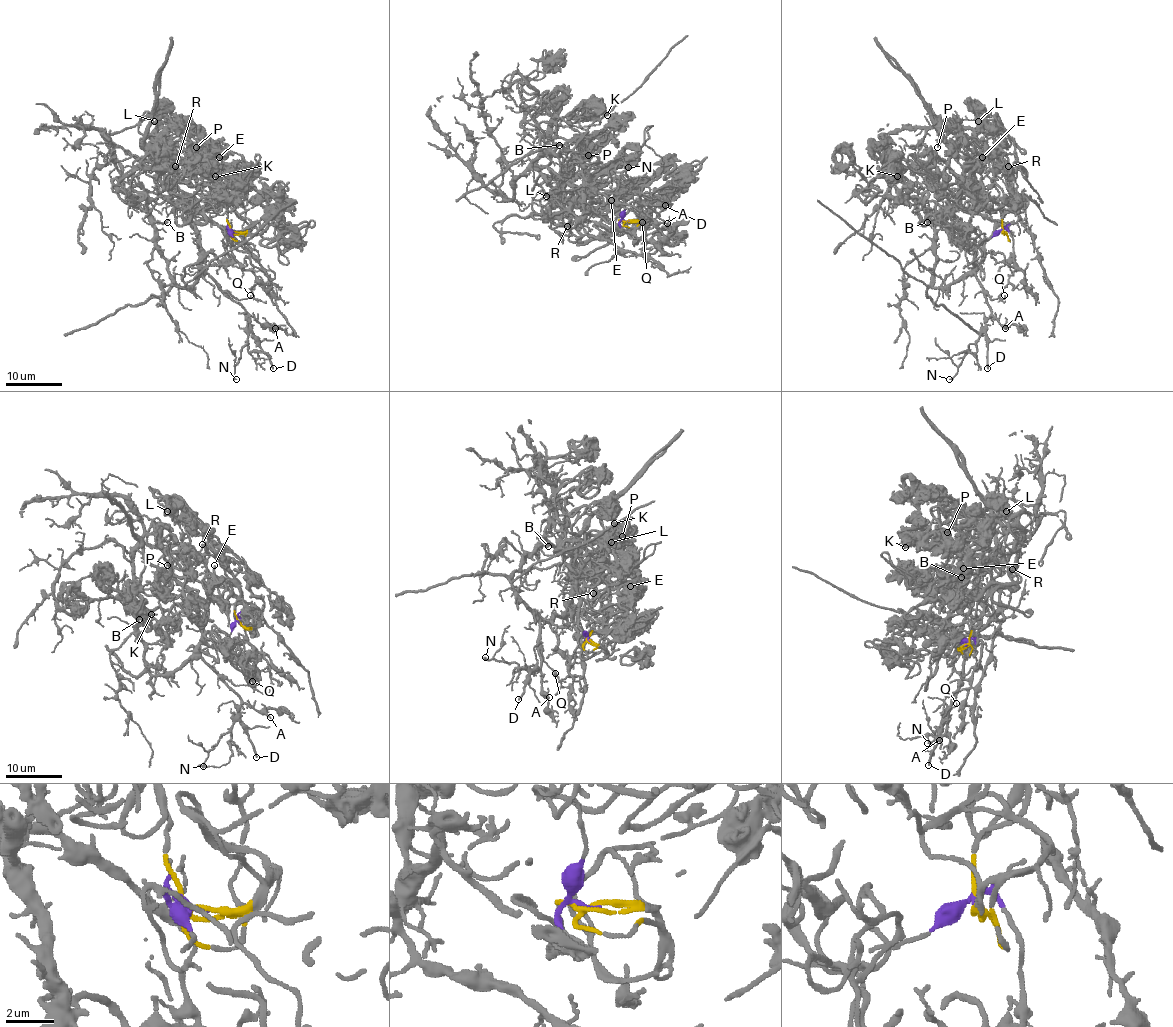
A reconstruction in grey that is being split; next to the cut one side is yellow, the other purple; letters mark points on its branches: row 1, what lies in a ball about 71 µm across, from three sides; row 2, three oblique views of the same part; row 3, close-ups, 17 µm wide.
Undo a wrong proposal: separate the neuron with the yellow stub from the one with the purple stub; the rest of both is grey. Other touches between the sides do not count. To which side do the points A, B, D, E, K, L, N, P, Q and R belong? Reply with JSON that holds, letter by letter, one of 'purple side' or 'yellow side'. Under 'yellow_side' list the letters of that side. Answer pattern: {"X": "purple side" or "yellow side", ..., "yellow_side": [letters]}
{"A": "purple side", "B": "purple side", "D": "purple side", "E": "yellow side", "K": "yellow side", "L": "yellow side", "N": "purple side", "P": "yellow side", "Q": "purple side", "R": "yellow side", "yellow_side": ["E", "K", "L", "P", "R"]}

